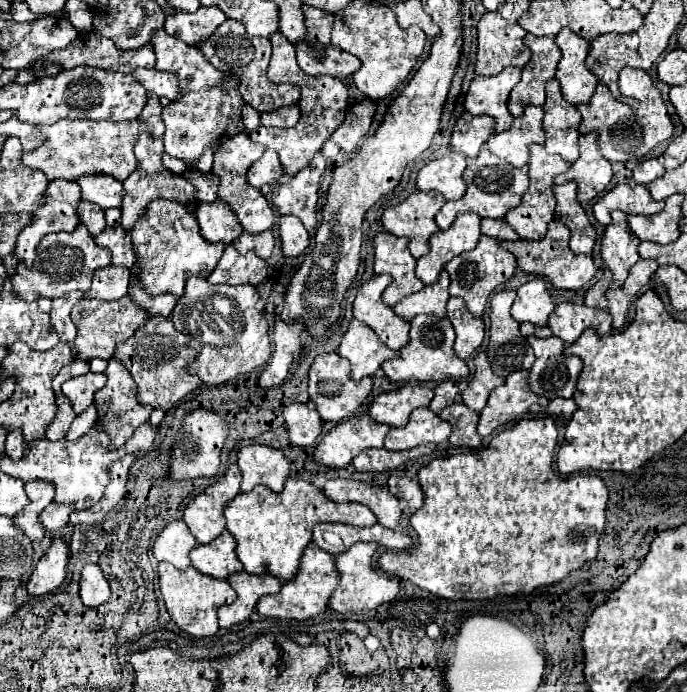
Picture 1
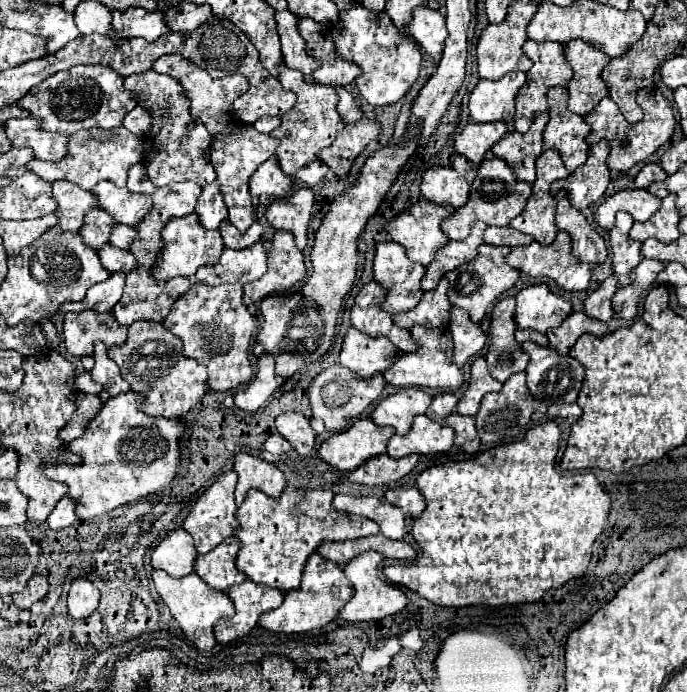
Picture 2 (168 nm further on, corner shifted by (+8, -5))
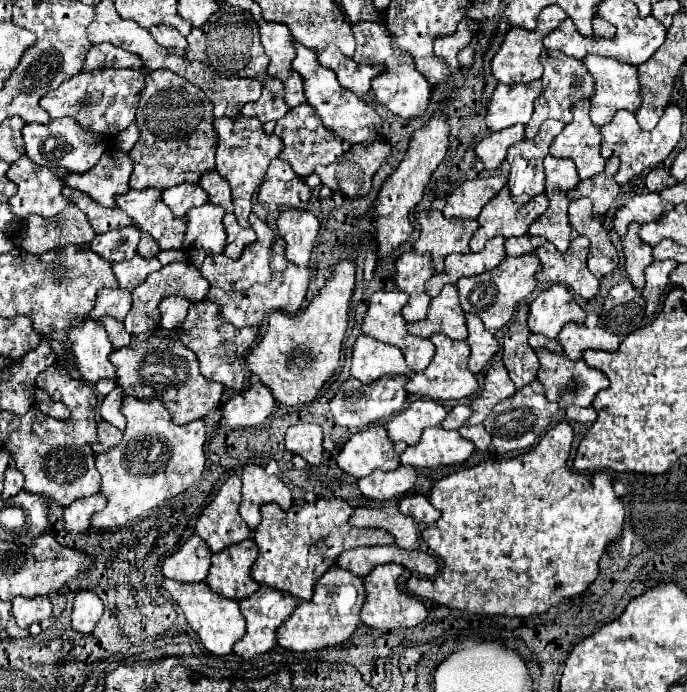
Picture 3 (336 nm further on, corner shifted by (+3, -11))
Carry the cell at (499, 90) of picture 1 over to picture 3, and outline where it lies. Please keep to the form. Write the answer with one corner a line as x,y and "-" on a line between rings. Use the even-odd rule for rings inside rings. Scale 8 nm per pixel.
541,82
531,84
499,84
489,100
487,126
489,130
503,130
513,124
527,124
533,114
533,102
541,94

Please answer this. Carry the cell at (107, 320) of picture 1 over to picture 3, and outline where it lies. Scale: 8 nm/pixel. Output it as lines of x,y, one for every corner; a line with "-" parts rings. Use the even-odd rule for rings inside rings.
103,318
101,324
105,326
105,330
107,330
107,334
109,334
109,340
111,340
111,344
113,344
115,350
117,350
117,348
123,348
123,346
129,344
131,334
127,334
127,330
123,328
121,322
111,320
111,318

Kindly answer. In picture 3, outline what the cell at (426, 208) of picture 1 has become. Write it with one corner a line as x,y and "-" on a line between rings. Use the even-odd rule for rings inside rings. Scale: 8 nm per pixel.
439,210
417,214
421,234
413,244
417,254
429,252
435,262
435,272
443,272
445,256
453,252
471,252
469,240
477,228
477,220
449,220

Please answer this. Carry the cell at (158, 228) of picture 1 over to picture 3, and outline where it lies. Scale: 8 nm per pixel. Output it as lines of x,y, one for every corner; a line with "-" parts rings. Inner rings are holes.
203,204
187,212
187,234
183,250
193,266
199,268
207,254
223,254
227,238
221,222
223,216
225,216
223,208
213,204

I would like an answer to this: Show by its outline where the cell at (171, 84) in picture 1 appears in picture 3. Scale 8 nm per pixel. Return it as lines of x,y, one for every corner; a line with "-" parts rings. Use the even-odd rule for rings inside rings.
155,70
147,76
147,86
141,92
139,108
137,108
137,128
141,132
137,146
129,152
133,160
133,174
129,178
129,186
135,190
145,188
173,188
185,182
199,182
201,174
215,168
215,148
217,136
213,128
213,104
207,100
205,92
195,84
187,82
179,74
169,70

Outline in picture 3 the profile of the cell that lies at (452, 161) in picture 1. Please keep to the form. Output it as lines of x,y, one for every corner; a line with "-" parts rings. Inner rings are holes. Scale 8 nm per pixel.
505,176
467,180
463,182
463,186
453,190
451,196
447,196
443,214
447,218
477,218
483,204
493,200
505,184
507,184

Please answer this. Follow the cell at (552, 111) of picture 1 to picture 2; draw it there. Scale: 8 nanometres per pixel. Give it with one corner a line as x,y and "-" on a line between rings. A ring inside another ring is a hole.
554,86
550,88
548,102
550,102
550,122
544,130
544,146
558,150
562,156
562,162
568,172
574,172
578,166
586,162
588,156
588,144
586,134
590,132
590,126
584,122
582,116
572,114
566,106
566,88

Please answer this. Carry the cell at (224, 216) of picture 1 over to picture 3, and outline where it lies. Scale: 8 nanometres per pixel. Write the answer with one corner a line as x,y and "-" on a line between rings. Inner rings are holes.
215,170
207,172
207,176
203,176
203,180
199,180
199,186
209,194
211,204
223,206
227,212
233,212
231,188
229,188
227,180
223,180
223,176
219,176
219,172
215,172

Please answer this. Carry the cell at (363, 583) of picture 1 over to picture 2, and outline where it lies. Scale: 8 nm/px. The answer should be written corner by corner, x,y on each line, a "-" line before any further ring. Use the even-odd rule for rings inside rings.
360,554
358,558
354,558
354,562
348,562
344,566
344,574
350,580
350,584
354,588
354,594
346,602
346,606
342,606
342,610
338,612
340,620
346,620
346,622
382,620
390,614
396,614
398,610
402,610
406,606
406,602
408,602
406,594
396,584
392,584
384,578
382,566
384,566
382,554

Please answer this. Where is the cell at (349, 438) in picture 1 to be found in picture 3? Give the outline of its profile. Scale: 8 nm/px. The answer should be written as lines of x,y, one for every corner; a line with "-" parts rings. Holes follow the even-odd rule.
369,426
363,432
351,436
337,456
337,464
343,472
363,478
373,470
395,470
399,466
397,444
393,444
383,426

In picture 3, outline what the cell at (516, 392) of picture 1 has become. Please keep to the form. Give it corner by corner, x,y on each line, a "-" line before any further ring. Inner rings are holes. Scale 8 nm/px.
529,384
521,390
517,390
511,398
505,398
503,402
499,402
493,408
493,412
487,416
487,420
483,422
485,430
493,438
493,448
499,454
515,452
515,450
529,450
547,432
547,426
551,424
551,416
559,410
559,406
555,402
549,402
543,396
541,384
539,384
539,390
535,390
535,388
537,388
537,384

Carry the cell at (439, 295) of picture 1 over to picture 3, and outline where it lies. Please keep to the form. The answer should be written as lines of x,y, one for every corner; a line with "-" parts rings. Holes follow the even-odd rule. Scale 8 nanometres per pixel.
447,284
437,298
431,300
429,314
421,322
407,324
409,332
415,336
429,338
431,334
445,334
451,340
465,340
467,326
465,326
465,312
459,304
459,292
455,284

